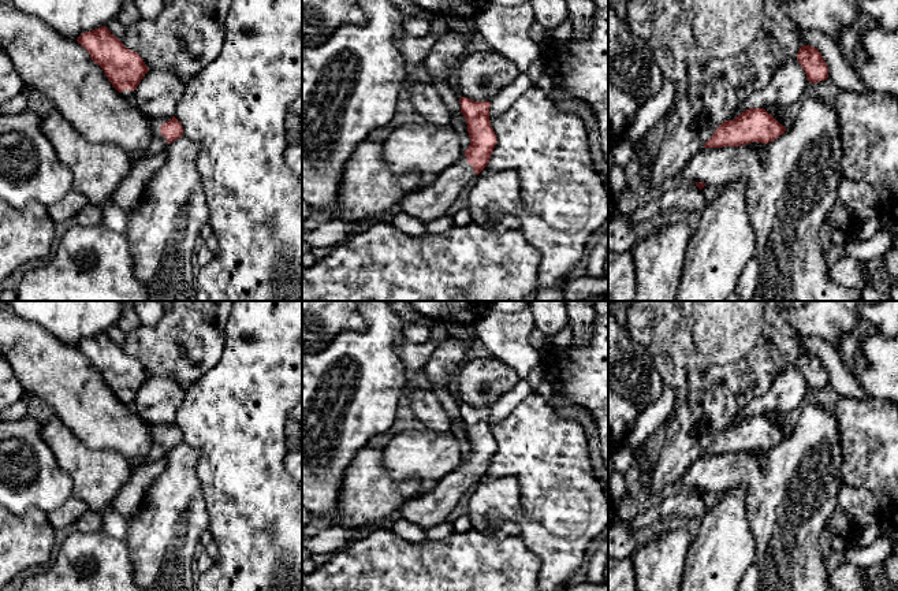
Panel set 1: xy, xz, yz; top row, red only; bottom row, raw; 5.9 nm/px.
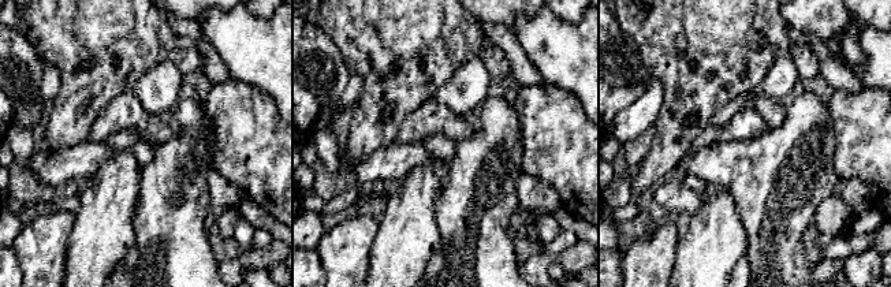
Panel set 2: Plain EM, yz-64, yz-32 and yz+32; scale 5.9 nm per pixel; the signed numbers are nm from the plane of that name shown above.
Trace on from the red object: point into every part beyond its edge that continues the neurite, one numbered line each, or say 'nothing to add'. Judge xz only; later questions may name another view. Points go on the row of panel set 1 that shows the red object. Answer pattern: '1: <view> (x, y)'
1: xz (429, 203)

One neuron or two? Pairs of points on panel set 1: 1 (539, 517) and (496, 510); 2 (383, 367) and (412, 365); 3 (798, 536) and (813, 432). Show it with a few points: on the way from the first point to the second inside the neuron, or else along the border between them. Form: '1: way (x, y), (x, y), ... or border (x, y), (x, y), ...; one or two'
1: border (517, 483), (521, 505), (520, 534); two
2: border (402, 338), (397, 352), (405, 368), (406, 396); two
3: way (798, 510), (798, 480), (809, 458); one

